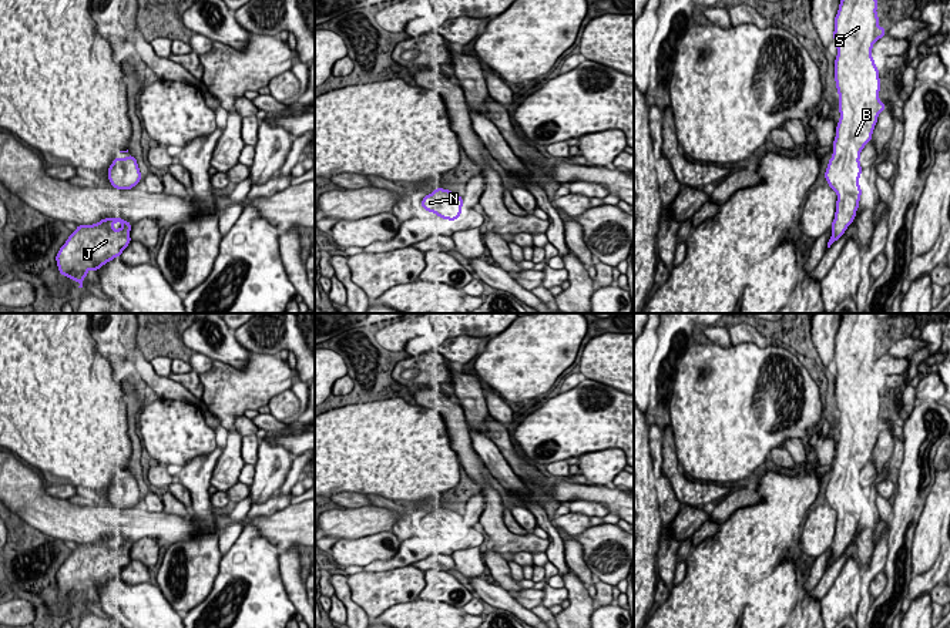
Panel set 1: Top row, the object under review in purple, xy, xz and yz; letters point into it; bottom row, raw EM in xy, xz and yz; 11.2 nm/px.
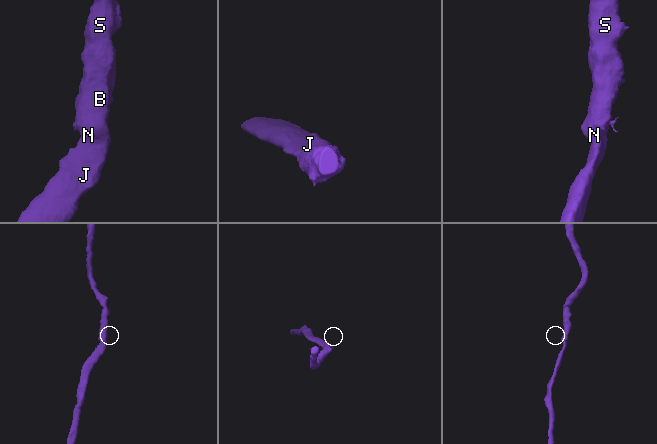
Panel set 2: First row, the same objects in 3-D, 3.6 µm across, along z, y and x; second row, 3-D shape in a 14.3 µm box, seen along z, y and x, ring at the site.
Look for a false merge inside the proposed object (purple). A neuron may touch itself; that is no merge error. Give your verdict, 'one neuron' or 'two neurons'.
one neuron

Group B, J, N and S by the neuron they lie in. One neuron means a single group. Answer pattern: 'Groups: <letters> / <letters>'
Groups: B J N S

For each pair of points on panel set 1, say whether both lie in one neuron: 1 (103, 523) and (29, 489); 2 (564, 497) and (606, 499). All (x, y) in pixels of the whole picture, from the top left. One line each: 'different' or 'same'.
1: same
2: same

